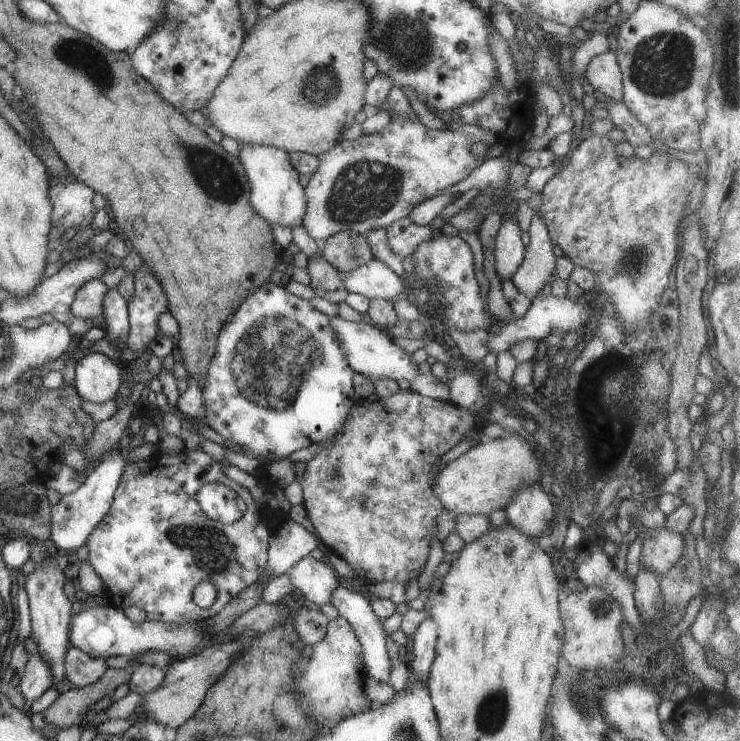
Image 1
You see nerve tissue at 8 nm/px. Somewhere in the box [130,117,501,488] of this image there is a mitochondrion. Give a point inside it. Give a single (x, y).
(276, 356)

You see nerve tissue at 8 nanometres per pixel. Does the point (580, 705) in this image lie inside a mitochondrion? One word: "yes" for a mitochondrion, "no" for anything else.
yes

